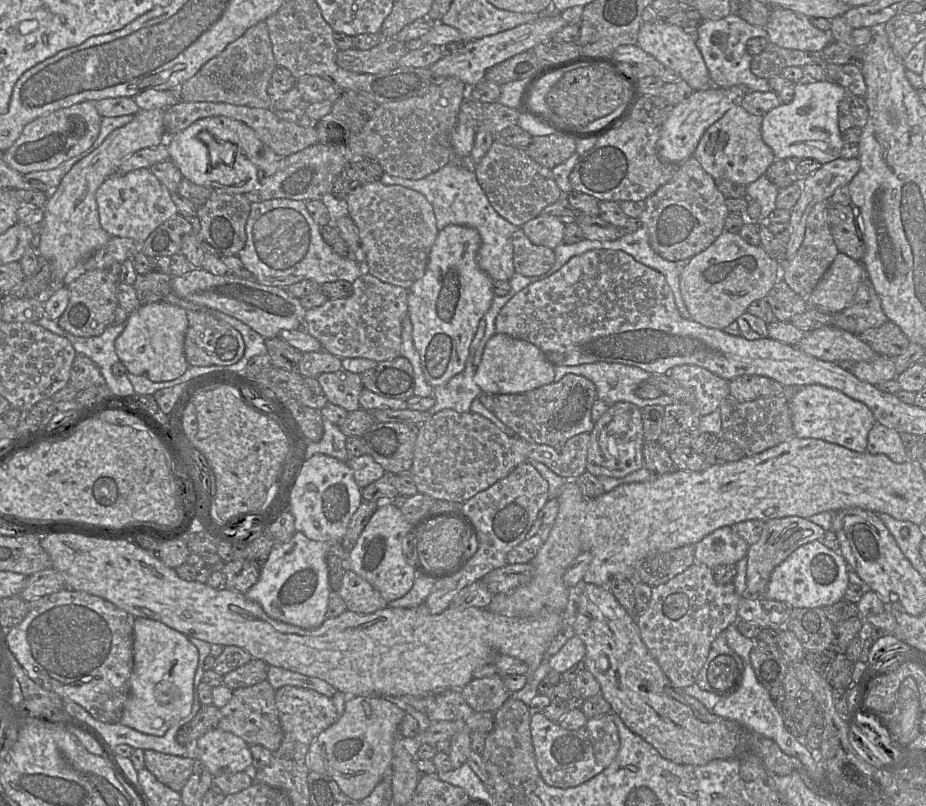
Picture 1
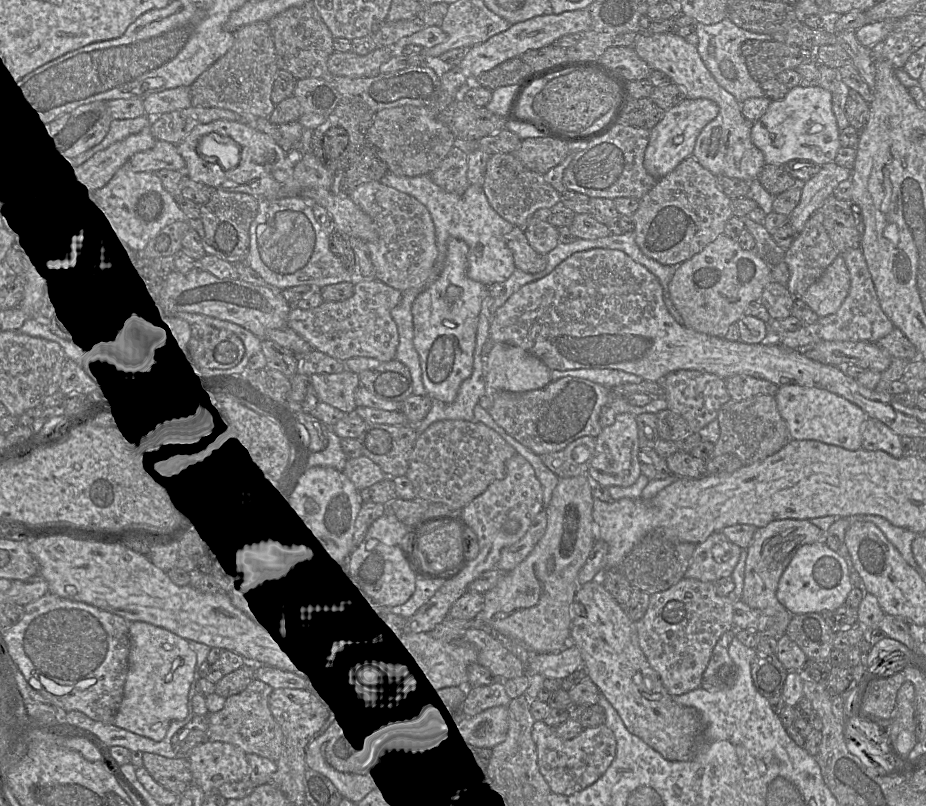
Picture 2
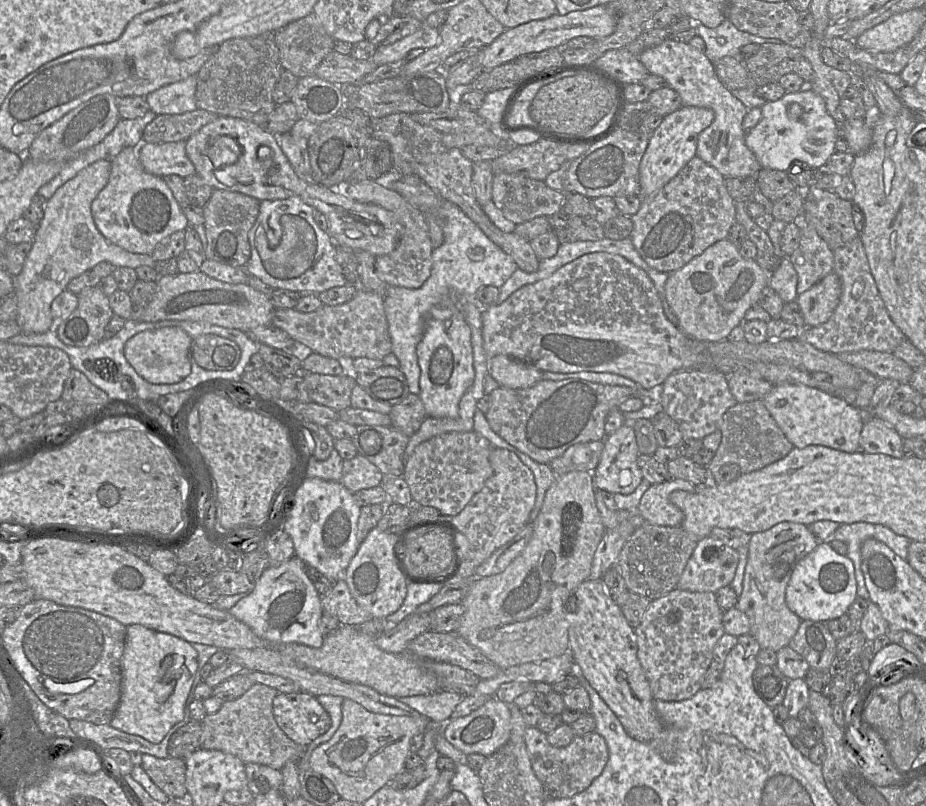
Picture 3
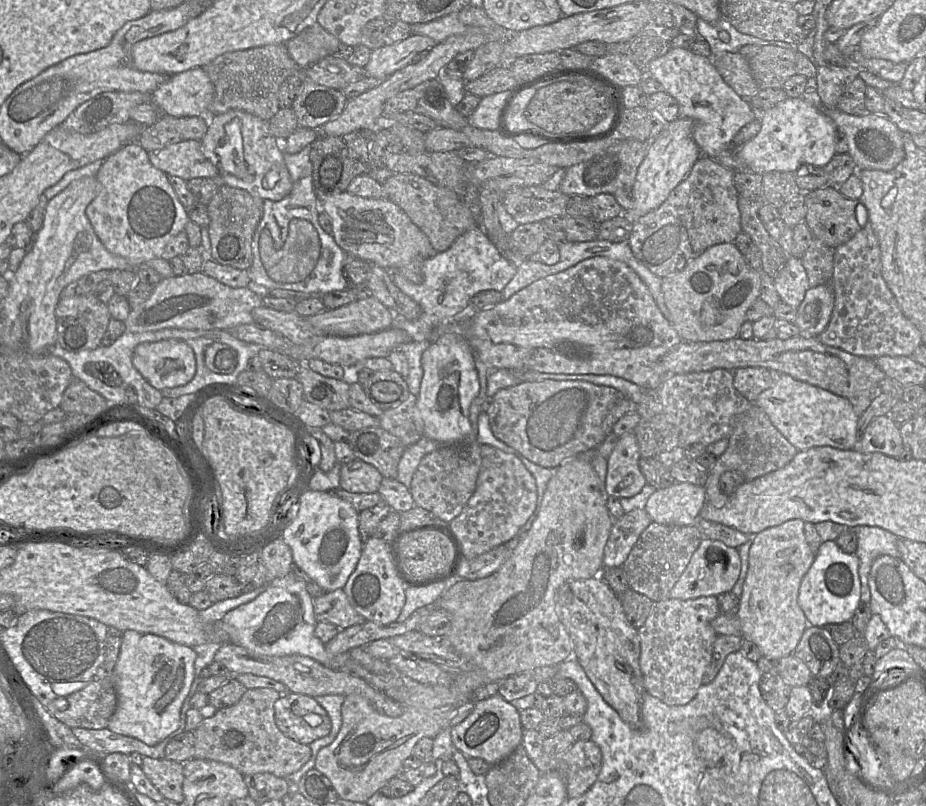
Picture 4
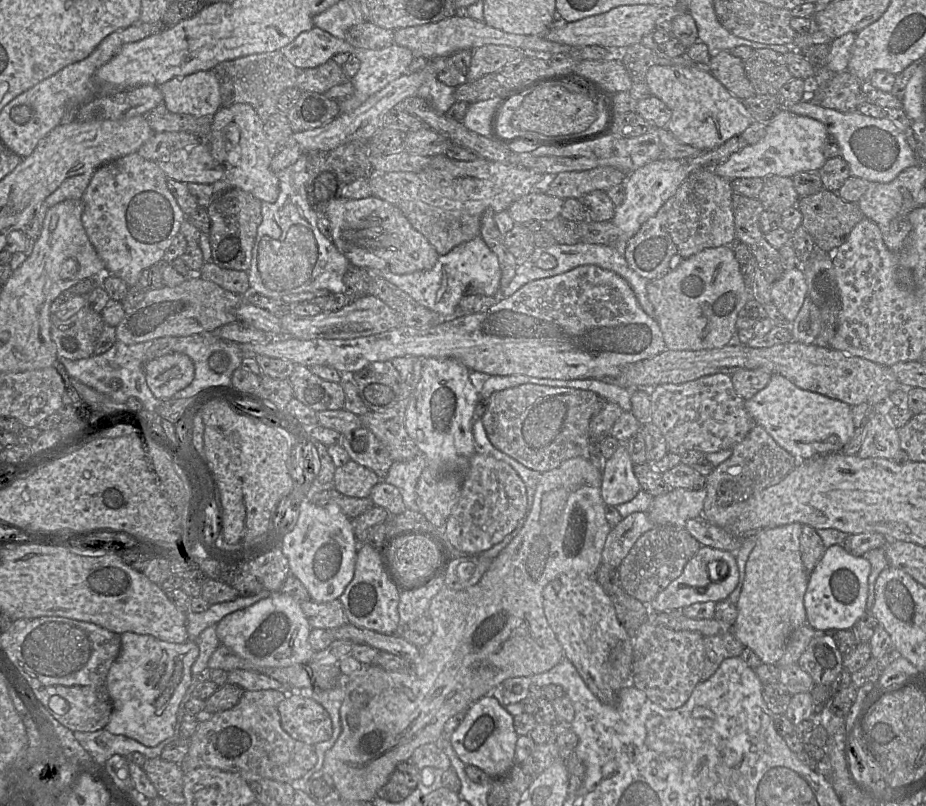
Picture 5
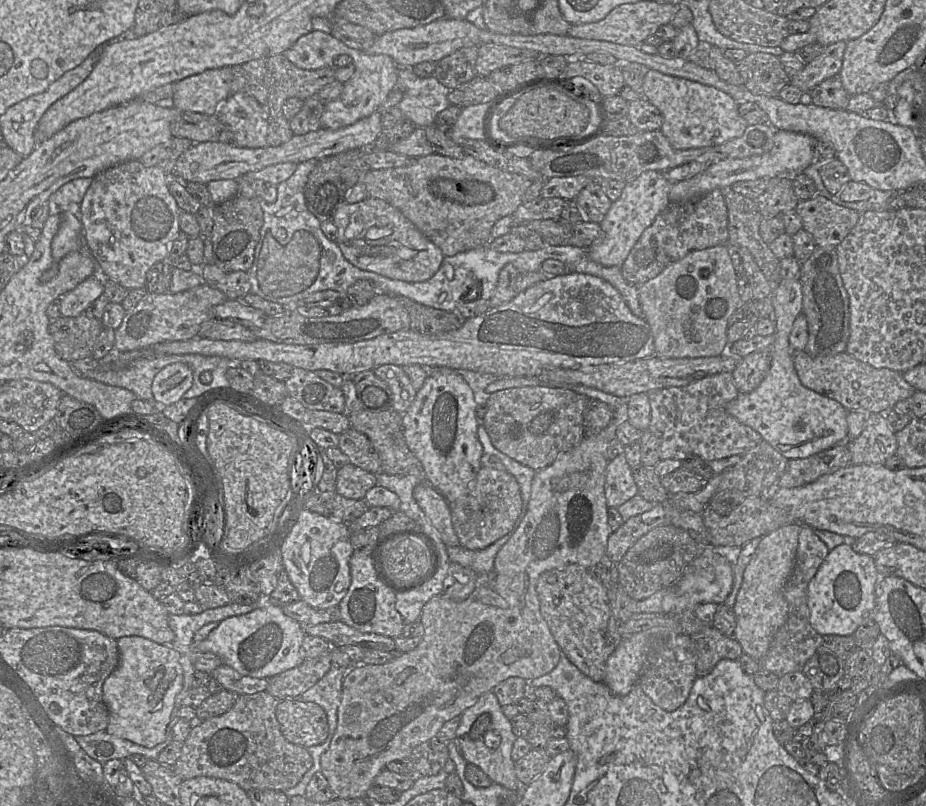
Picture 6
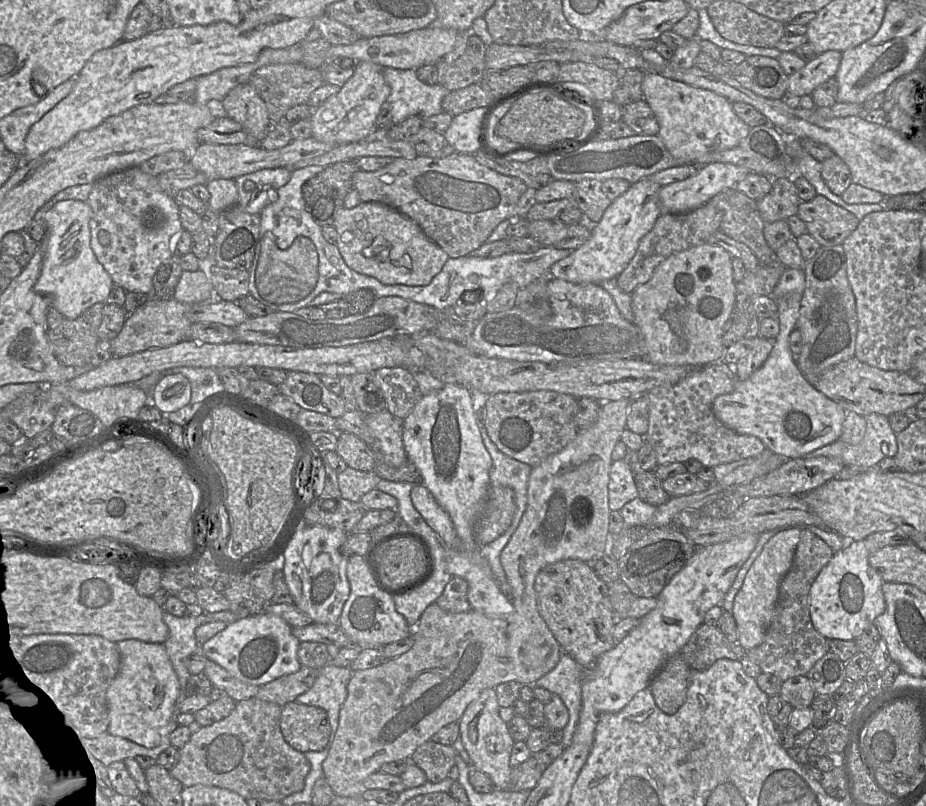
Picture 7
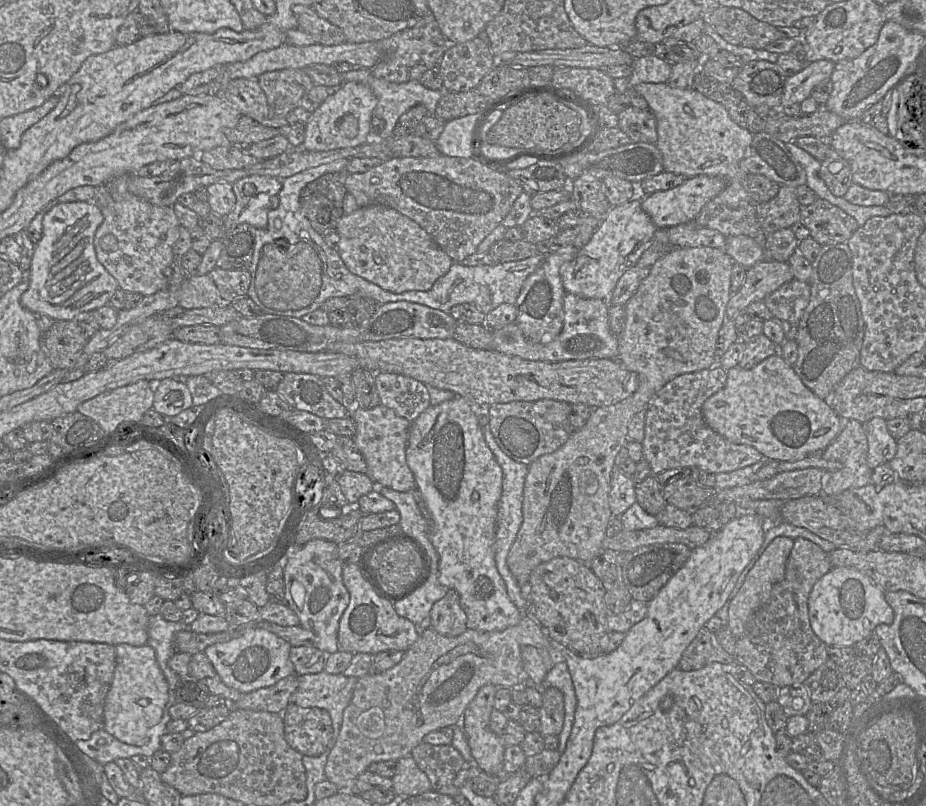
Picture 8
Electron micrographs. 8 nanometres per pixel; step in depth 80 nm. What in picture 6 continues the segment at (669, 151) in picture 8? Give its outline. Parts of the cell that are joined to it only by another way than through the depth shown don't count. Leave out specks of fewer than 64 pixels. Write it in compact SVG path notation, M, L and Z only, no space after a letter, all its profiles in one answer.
M649 69L644 78L642 95L660 111L663 117L660 131L678 150L722 145L741 137L748 127L738 112L739 104L731 96L698 82Z

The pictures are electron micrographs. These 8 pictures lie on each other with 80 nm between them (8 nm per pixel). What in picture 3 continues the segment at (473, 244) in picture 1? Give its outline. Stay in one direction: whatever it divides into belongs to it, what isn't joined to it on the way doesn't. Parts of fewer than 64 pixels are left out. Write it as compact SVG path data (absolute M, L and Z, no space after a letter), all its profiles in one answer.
M456 306L431 309L416 354L420 367L419 397L426 417L456 418L459 401L474 381L471 330Z

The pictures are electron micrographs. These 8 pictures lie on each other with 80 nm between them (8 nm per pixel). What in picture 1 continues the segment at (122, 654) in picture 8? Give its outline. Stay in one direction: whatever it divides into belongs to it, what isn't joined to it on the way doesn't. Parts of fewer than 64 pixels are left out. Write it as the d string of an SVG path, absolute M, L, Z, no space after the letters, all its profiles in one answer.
M140 616L134 621L133 657L130 693L120 723L144 734L163 736L175 722L187 717L192 710L193 684L199 660L198 649L185 634L160 621Z

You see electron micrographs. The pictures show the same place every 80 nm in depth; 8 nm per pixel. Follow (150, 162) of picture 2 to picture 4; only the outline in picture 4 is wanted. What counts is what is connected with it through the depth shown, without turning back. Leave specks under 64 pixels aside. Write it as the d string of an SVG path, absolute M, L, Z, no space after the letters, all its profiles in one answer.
M186 140L148 153L154 167L166 175L177 176L185 181L193 178L216 178L219 169L203 154L201 143Z

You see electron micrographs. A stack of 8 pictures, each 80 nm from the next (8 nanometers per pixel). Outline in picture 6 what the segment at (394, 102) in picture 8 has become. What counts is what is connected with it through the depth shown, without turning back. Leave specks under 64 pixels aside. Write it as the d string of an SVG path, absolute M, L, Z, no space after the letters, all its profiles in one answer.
M399 68L397 88L403 93L403 97L397 107L400 108L406 119L411 121L415 127L426 128L434 125L436 116L450 106L448 94L451 90L441 84L434 76L427 78L418 77L412 68Z

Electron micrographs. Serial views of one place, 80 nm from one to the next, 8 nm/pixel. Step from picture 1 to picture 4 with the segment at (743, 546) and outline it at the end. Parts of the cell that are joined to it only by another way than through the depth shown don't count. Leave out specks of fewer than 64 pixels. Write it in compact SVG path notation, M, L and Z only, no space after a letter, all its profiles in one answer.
M702 540L685 570L669 592L669 598L690 600L706 596L717 596L732 590L738 580L740 558L736 548L728 547L721 541Z

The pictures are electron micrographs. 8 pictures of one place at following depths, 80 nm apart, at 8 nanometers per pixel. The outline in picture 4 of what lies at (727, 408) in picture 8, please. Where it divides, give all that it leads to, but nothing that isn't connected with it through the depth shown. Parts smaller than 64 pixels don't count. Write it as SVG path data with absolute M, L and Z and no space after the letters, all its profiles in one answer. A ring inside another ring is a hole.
M789 257L784 268L773 279L773 285L780 300L797 310L809 289L807 274L801 260ZM771 370L773 385L761 392L755 402L768 416L772 425L797 451L830 446L840 450L854 449L858 441L859 417L850 400L825 389Z

